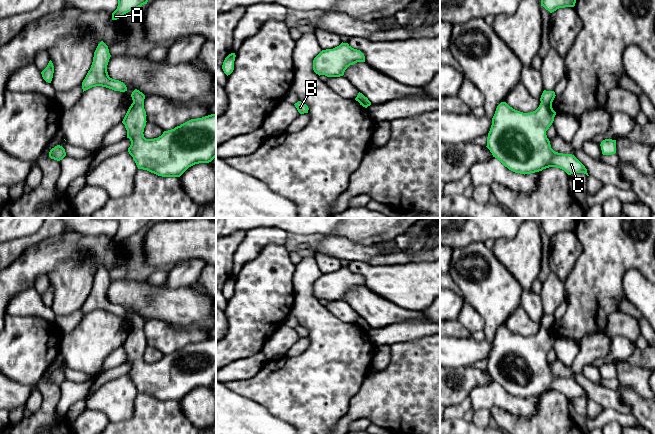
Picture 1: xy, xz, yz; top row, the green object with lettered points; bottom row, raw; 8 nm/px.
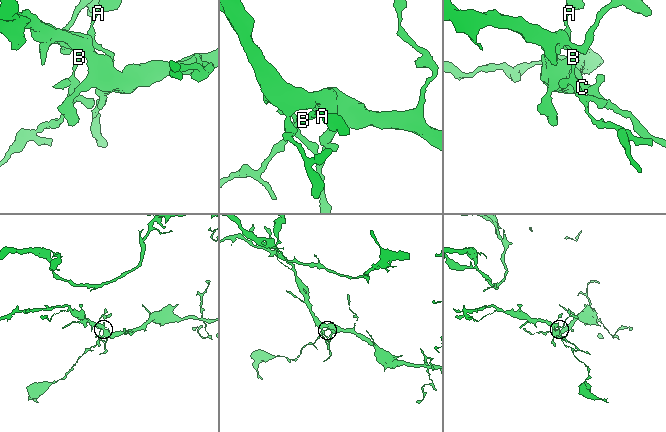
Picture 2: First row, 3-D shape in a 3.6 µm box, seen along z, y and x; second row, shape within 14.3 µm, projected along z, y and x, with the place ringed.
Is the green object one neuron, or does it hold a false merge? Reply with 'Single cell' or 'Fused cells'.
Fused cells

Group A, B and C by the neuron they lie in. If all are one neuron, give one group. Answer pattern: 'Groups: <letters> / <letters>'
Groups: A B / C

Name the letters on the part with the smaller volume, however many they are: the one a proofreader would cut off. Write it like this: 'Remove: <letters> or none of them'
Remove: A, B

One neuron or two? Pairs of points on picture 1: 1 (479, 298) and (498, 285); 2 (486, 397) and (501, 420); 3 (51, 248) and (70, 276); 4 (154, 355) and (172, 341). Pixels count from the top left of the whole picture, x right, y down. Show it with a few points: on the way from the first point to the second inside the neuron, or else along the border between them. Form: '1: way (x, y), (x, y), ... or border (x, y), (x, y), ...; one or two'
1: way (484, 293), (488, 289), (493, 289); one
2: border (489, 410), (501, 407), (515, 415); two
3: border (81, 249), (76, 249), (64, 258), (47, 275); two
4: border (147, 345), (157, 349), (163, 355); two

